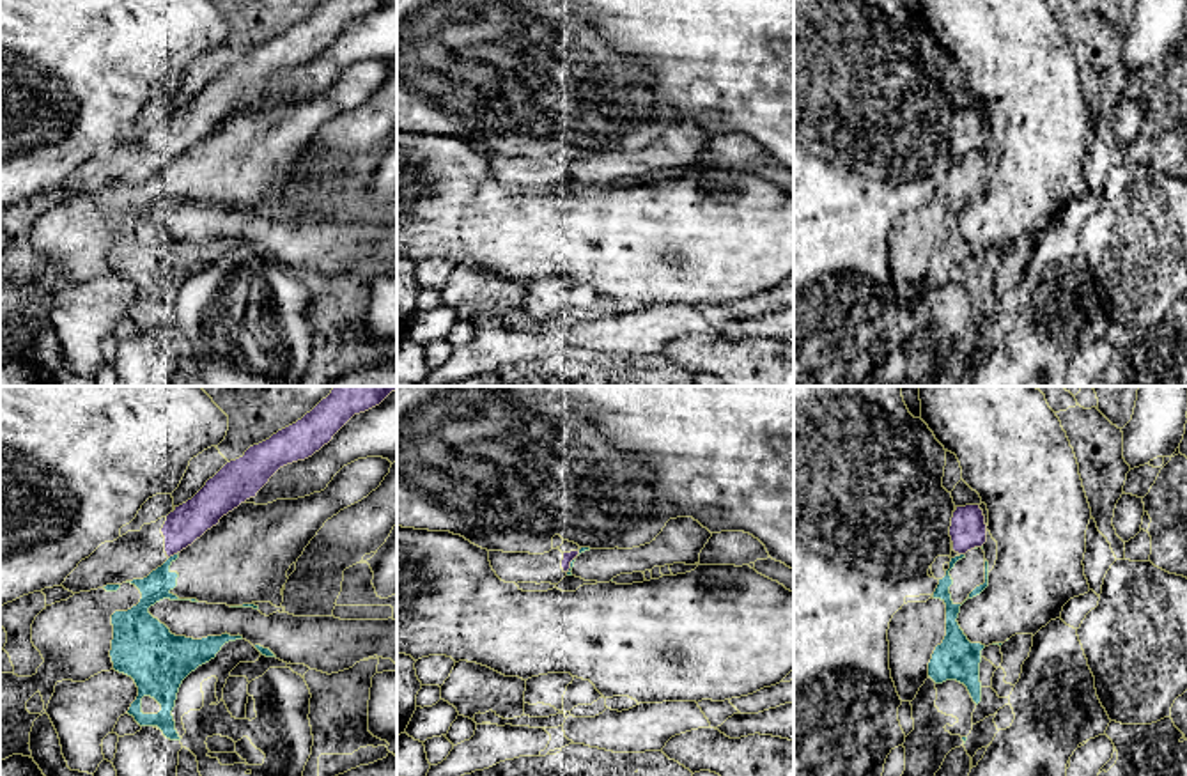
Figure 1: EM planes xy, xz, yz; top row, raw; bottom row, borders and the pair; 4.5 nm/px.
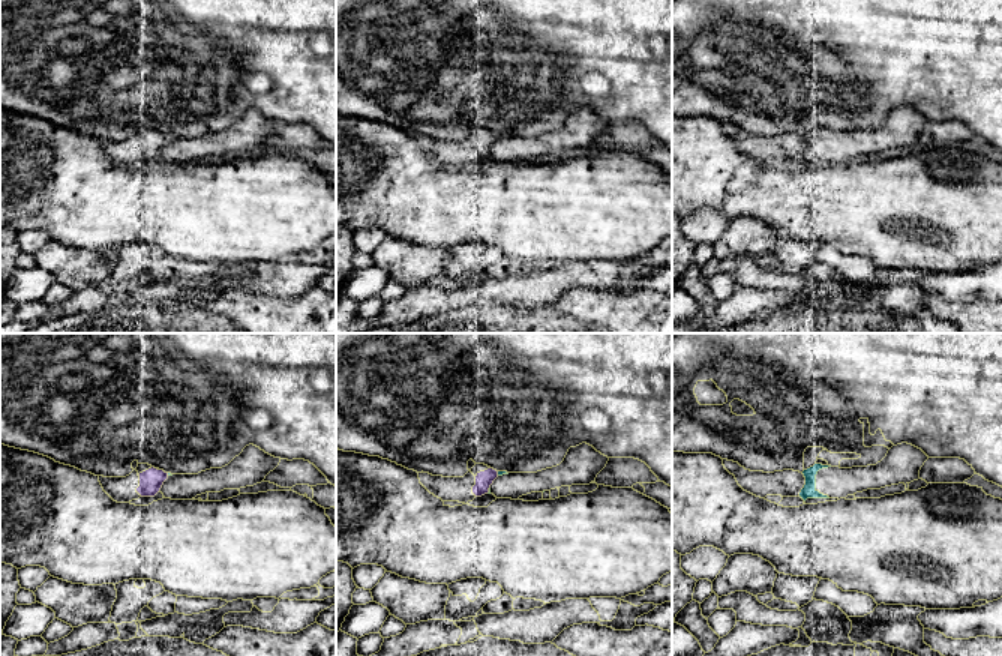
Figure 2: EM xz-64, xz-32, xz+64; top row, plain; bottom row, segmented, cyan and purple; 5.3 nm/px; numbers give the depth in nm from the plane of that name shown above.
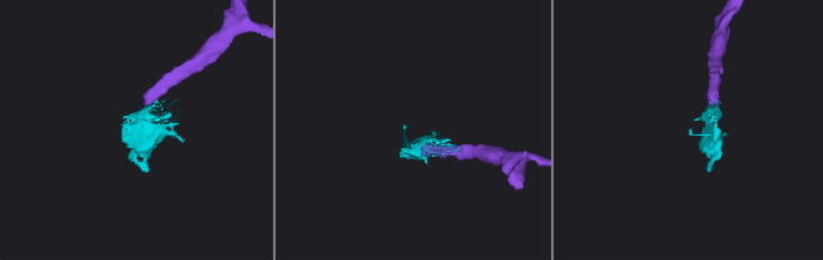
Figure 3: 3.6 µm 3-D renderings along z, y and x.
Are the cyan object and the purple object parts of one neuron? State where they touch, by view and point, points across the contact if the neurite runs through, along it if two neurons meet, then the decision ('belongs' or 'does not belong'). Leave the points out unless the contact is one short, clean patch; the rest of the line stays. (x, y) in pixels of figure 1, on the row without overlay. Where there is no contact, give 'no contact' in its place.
xy (174, 158) | does not belong

